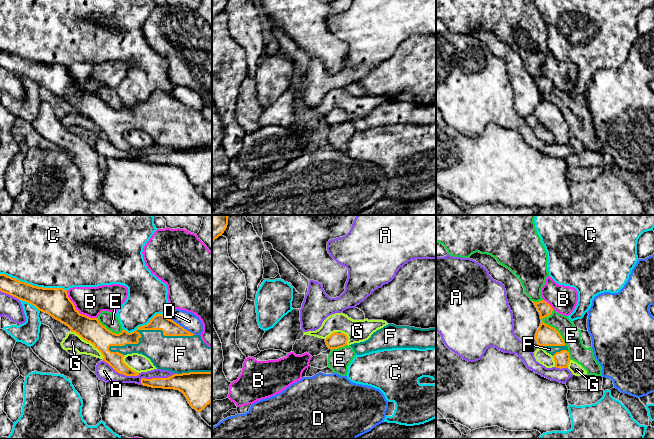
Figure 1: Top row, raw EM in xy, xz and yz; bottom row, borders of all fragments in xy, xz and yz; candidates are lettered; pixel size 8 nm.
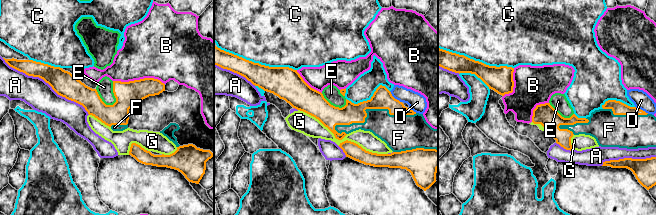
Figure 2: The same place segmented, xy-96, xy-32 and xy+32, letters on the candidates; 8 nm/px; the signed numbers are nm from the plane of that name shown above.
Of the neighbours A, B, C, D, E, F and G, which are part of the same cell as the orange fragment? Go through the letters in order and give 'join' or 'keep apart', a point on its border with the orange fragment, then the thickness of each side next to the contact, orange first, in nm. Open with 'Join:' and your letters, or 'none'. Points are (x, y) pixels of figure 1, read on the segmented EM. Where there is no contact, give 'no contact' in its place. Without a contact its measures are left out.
Join: F
A: keep apart; contact xy (157, 378); calibres 170 and 80 nm
B: keep apart; contact xy (78, 311); calibres 220 and 240 nm
C: keep apart; contact xy (34, 286); calibres 220 and 480 nm
D: keep apart; contact xy (182, 327); calibres 130 and 140 nm
E: keep apart; contact yz (548, 325); calibres 160 and 150 nm
F: join; contact xy (146, 329); calibres 130 and 280 nm
G: keep apart; contact xy (88, 341); calibres 190 and 140 nm

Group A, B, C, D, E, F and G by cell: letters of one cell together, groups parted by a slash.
A / B / C / D G / E / F

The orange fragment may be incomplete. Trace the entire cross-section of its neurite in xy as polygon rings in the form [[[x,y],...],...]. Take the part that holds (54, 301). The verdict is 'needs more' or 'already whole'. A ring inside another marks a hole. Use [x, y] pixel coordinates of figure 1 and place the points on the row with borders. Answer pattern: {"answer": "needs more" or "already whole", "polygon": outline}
{"answer": "needs more", "polygon": [[[0,274],[0,291],[30,303],[39,311],[49,314],[68,326],[71,332],[75,332],[83,340],[93,344],[103,355],[103,360],[116,372],[126,376],[138,376],[138,372],[123,362],[123,357],[132,353],[142,354],[149,358],[157,369],[175,373],[168,378],[142,378],[142,385],[179,390],[197,412],[202,411],[212,402],[212,347],[207,346],[200,335],[187,331],[162,314],[156,314],[147,325],[140,326],[131,333],[123,329],[121,333],[116,334],[103,326],[98,318],[90,318],[80,314],[68,297],[67,290],[63,288],[37,287]]]}

